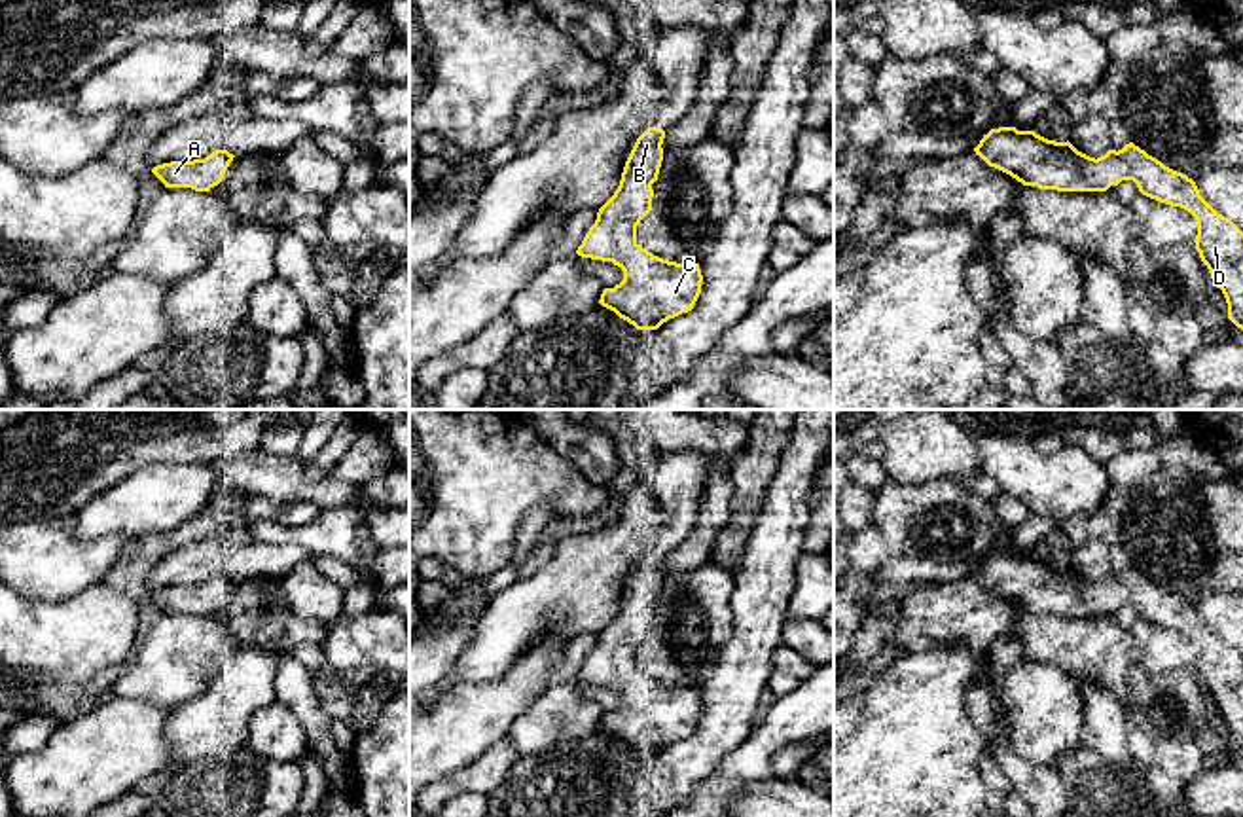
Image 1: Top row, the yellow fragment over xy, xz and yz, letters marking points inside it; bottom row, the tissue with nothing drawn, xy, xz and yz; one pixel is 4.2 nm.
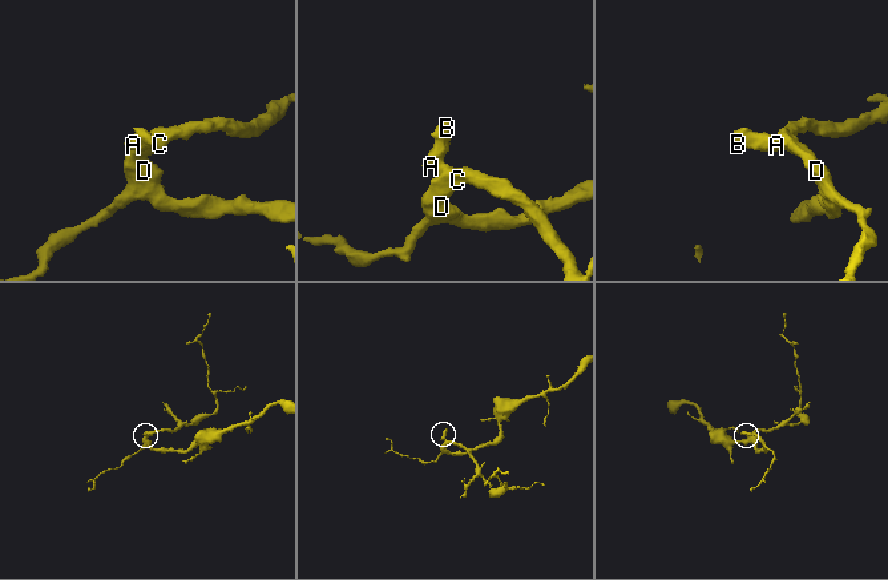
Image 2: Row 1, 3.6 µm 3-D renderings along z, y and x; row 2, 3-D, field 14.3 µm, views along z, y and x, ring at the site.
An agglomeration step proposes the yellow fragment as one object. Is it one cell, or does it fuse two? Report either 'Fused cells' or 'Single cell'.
Single cell

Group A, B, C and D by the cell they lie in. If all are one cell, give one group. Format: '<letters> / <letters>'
A B C D

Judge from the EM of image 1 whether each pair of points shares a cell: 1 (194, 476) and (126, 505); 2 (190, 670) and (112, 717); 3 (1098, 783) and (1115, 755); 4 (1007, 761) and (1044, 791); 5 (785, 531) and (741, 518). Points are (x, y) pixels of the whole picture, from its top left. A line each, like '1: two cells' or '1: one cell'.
1: one cell
2: two cells
3: two cells
4: one cell
5: two cells

